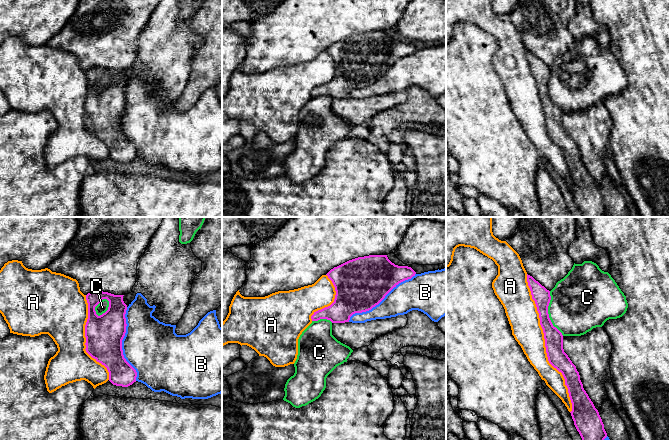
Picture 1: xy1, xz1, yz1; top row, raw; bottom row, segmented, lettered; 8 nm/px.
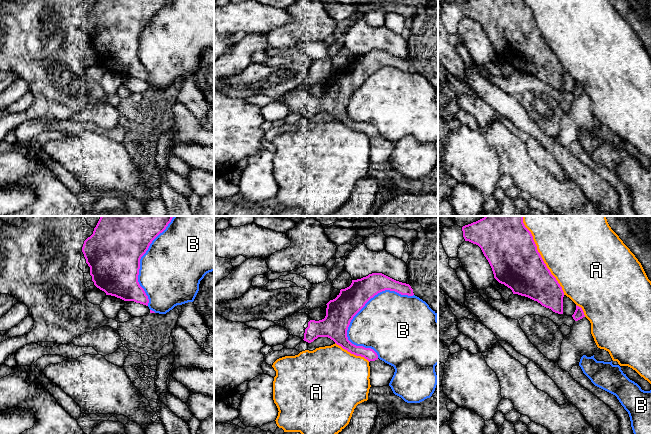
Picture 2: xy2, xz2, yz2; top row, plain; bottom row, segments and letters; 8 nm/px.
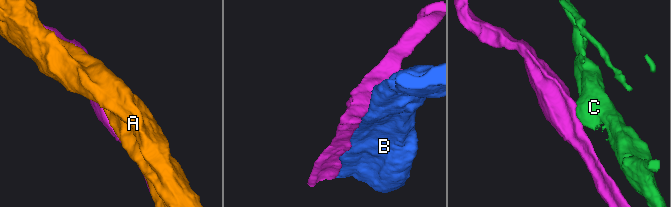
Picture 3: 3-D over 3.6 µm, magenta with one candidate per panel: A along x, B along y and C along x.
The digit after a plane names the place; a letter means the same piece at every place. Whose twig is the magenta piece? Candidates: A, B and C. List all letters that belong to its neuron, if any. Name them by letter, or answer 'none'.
none

